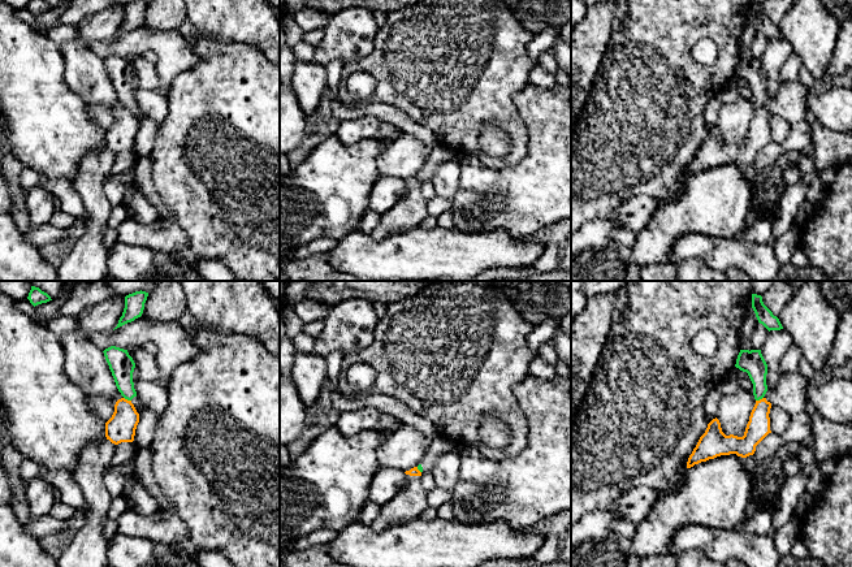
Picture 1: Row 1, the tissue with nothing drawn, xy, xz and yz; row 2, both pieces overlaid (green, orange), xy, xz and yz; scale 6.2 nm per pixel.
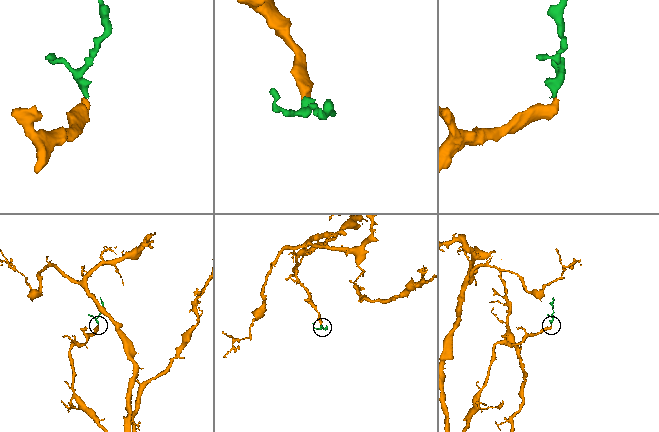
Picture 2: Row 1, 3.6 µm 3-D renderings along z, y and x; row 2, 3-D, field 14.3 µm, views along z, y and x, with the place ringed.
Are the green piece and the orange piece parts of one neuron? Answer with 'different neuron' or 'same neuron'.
different neuron

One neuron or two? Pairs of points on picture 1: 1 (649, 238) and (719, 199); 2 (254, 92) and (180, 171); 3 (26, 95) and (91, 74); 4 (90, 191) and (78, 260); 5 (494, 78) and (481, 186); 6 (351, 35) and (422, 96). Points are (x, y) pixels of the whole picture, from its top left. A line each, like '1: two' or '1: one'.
1: one
2: one
3: two
4: one
5: two
6: two

